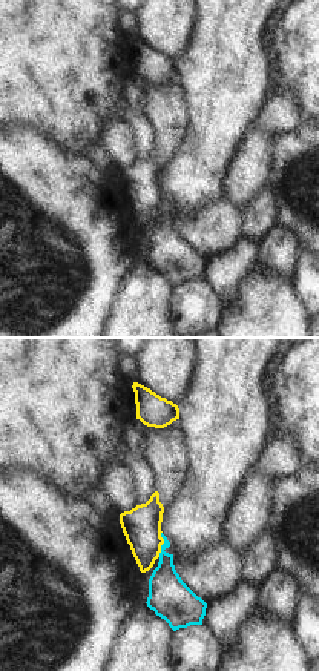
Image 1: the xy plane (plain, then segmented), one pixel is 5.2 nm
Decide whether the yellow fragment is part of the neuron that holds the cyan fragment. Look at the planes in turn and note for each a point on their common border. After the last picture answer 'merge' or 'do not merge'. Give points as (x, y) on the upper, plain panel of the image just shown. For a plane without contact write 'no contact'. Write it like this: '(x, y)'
(163, 200)

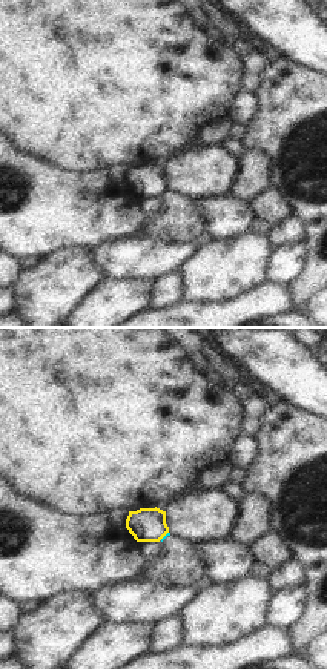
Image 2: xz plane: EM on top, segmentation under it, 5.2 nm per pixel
(165, 192)

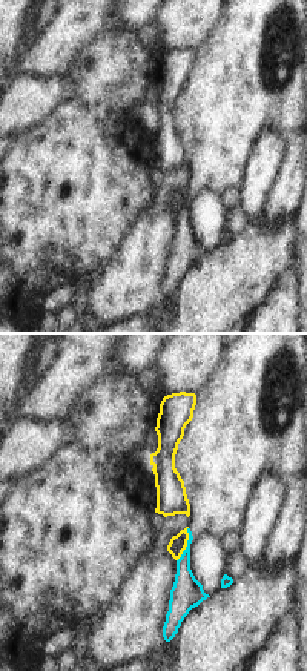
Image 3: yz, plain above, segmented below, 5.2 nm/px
(188, 200)

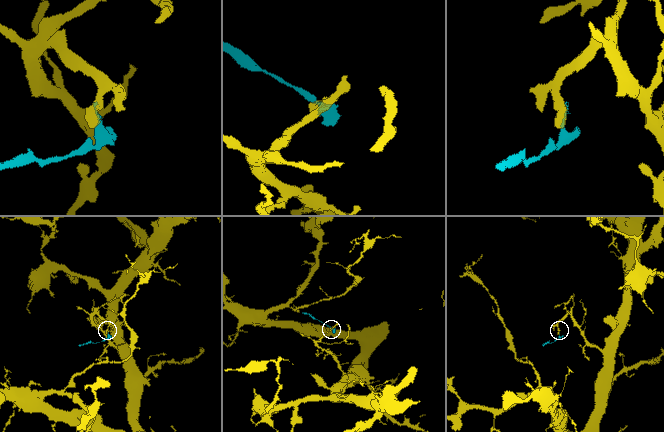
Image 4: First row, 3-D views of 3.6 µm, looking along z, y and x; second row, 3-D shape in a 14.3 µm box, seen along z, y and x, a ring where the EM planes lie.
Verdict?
do not merge

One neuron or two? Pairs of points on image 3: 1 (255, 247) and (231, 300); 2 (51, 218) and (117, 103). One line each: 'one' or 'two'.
1: one
2: one

